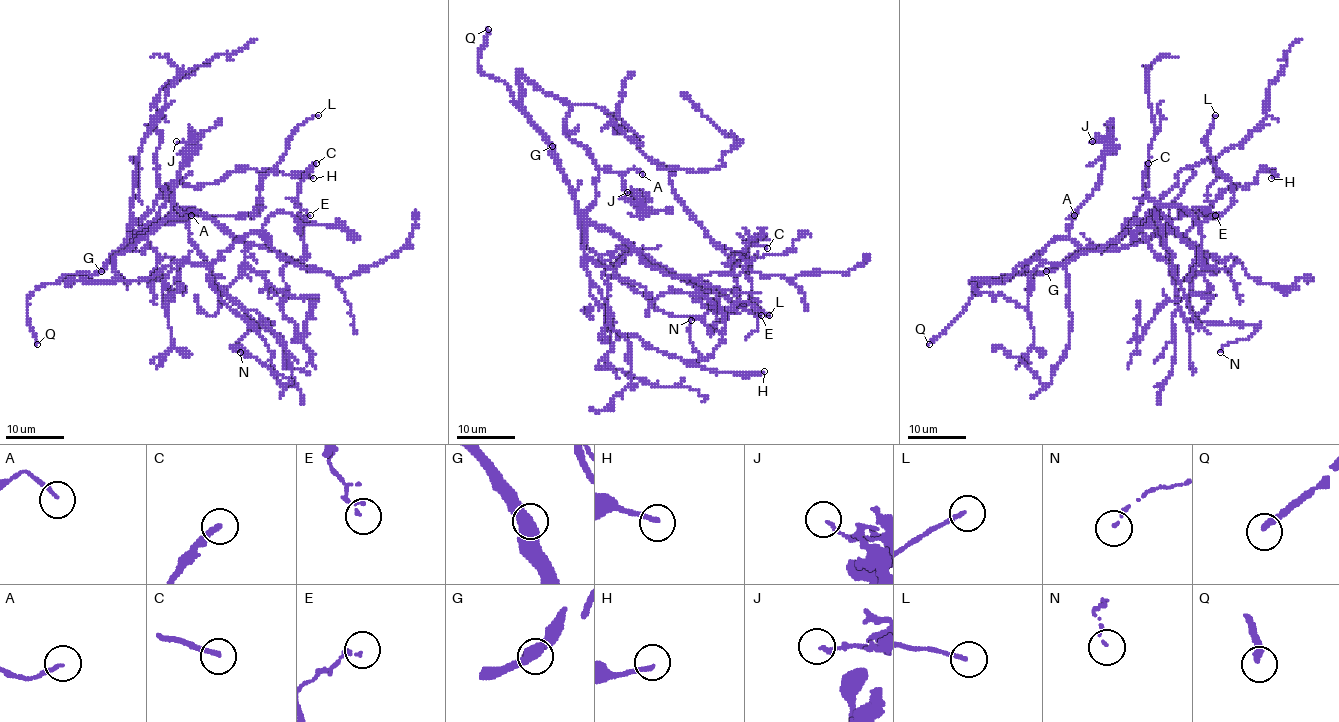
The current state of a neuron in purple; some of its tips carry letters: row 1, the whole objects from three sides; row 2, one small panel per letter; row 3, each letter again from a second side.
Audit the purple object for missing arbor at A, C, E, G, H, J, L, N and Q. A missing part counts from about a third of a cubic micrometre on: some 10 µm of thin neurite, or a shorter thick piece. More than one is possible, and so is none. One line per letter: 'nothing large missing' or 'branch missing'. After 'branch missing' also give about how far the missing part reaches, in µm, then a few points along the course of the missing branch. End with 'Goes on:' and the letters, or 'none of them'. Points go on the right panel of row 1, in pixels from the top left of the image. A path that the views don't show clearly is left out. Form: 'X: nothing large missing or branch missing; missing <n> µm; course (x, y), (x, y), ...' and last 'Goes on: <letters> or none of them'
A: branch missing; missing 40 µm
C: nothing large missing
E: nothing large missing
G: nothing large missing
H: branch missing; missing 40 µm
J: nothing large missing
L: branch missing; missing 20 µm
N: nothing large missing
Q: branch missing; missing 6 µm
Goes on: A, H, L, Q

